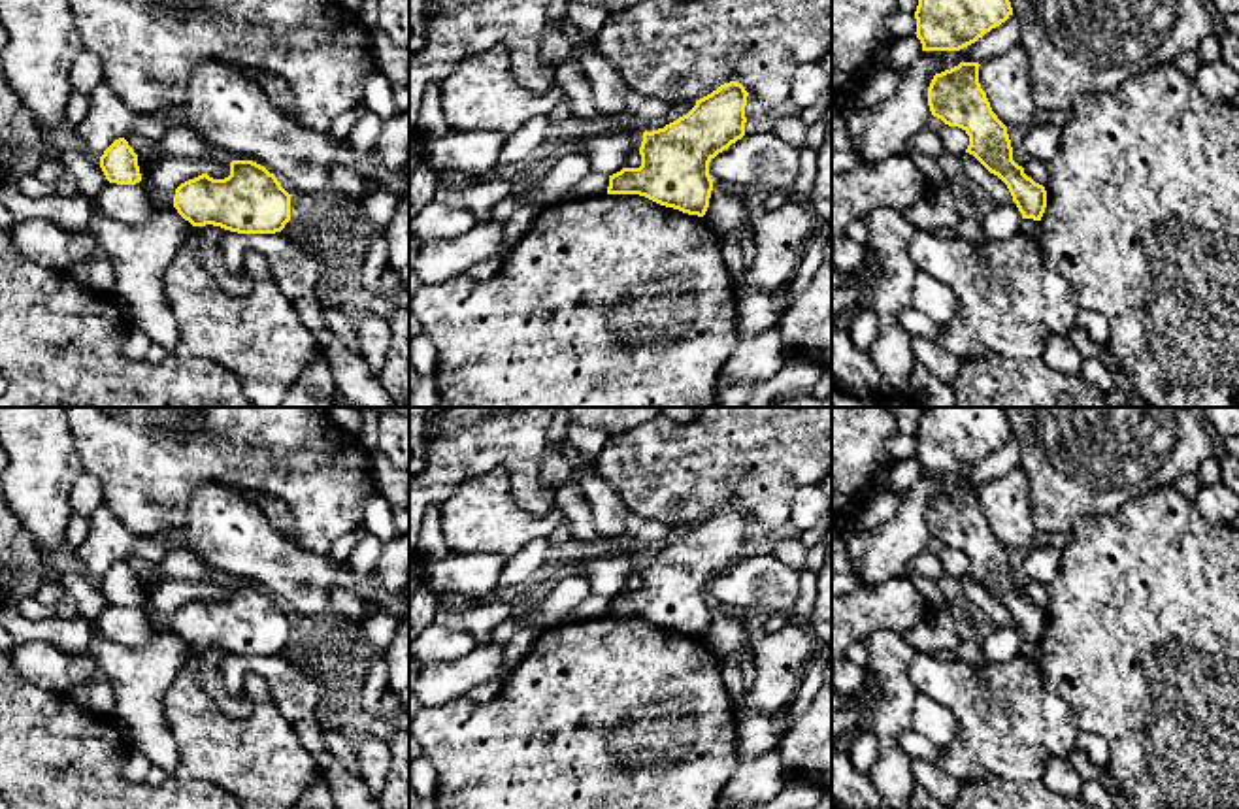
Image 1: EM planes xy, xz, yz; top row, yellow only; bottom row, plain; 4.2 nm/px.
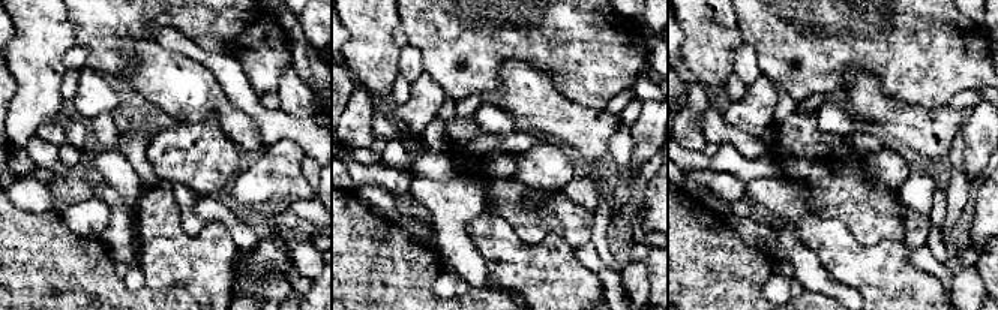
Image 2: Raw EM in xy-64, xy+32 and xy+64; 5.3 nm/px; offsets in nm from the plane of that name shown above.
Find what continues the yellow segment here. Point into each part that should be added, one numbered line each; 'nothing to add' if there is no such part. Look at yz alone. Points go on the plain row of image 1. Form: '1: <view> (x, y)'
nothing to add

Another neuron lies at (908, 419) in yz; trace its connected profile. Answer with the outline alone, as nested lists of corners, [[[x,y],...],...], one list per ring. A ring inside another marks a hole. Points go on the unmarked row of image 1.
[[[894,407],[896,430],[900,434],[915,436],[926,409],[928,407]]]

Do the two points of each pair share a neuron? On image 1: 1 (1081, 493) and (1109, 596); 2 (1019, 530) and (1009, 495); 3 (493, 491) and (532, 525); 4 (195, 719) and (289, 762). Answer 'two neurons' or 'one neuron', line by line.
1: two neurons
2: one neuron
3: one neuron
4: one neuron

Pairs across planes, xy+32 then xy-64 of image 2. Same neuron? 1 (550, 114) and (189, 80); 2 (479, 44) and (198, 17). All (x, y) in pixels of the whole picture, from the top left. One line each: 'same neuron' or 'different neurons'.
1: same neuron
2: same neuron

